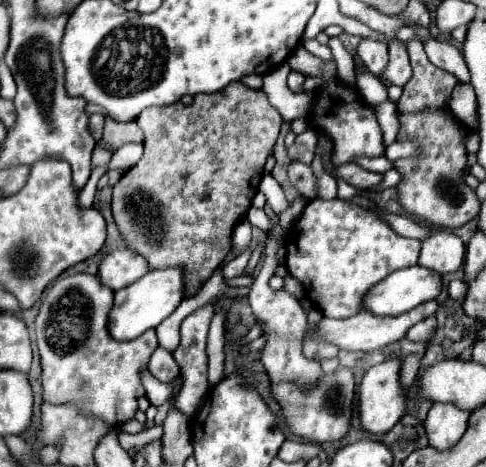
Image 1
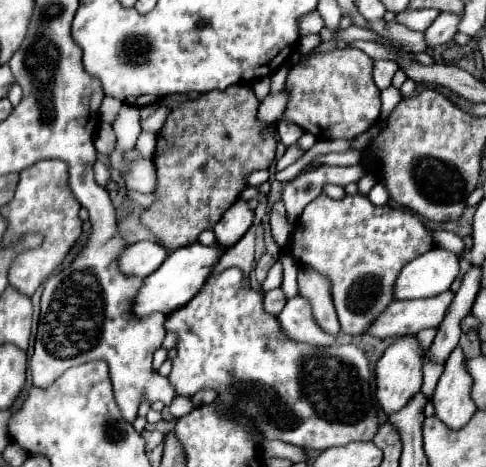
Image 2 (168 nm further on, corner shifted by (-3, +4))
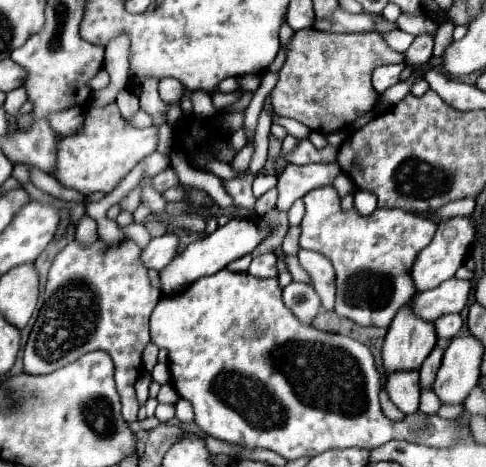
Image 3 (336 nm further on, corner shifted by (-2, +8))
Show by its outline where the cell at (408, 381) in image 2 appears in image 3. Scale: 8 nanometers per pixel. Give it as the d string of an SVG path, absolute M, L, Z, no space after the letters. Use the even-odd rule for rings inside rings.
M406 304L396 312L382 348L386 372L418 370L436 346L436 328L428 320L418 320Z

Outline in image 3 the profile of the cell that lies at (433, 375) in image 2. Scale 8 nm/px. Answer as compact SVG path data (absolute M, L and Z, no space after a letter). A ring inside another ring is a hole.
M424 390L420 396L420 410L424 414L434 414L438 408L442 406L442 402L438 402L436 394L432 390Z

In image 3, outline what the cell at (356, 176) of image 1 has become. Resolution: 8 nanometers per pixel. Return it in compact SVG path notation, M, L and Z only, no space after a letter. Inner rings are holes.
M288 164L278 174L278 210L288 210L294 200L302 198L312 188L328 186L340 174L338 164Z

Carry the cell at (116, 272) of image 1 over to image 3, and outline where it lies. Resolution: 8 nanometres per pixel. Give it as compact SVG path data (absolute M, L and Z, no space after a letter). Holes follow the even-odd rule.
M164 234L160 238L152 238L150 244L142 250L142 262L146 268L162 270L166 264L174 260L178 254L178 236L176 234Z

